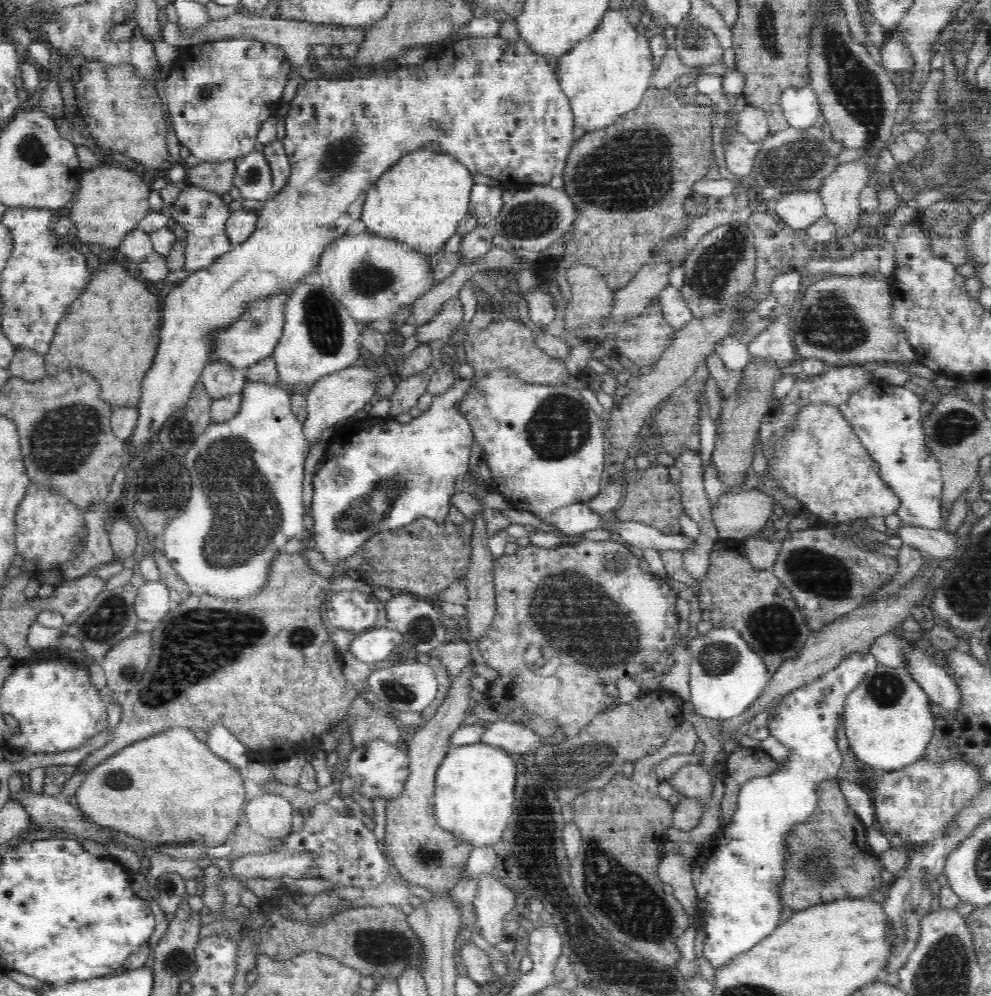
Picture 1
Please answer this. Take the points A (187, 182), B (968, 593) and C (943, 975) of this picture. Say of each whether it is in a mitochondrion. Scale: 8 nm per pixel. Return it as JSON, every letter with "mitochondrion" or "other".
{"A":"other","B":"mitochondrion","C":"mitochondrion"}

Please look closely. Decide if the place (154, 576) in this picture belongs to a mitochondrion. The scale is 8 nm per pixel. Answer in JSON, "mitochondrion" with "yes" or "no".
{"mitochondrion":"no"}

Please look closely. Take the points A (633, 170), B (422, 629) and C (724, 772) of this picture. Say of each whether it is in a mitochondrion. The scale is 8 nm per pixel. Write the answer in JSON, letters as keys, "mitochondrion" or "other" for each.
{"A":"mitochondrion","B":"mitochondrion","C":"other"}

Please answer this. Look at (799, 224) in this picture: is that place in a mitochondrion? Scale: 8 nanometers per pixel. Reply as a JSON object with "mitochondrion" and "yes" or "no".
{"mitochondrion":"no"}

